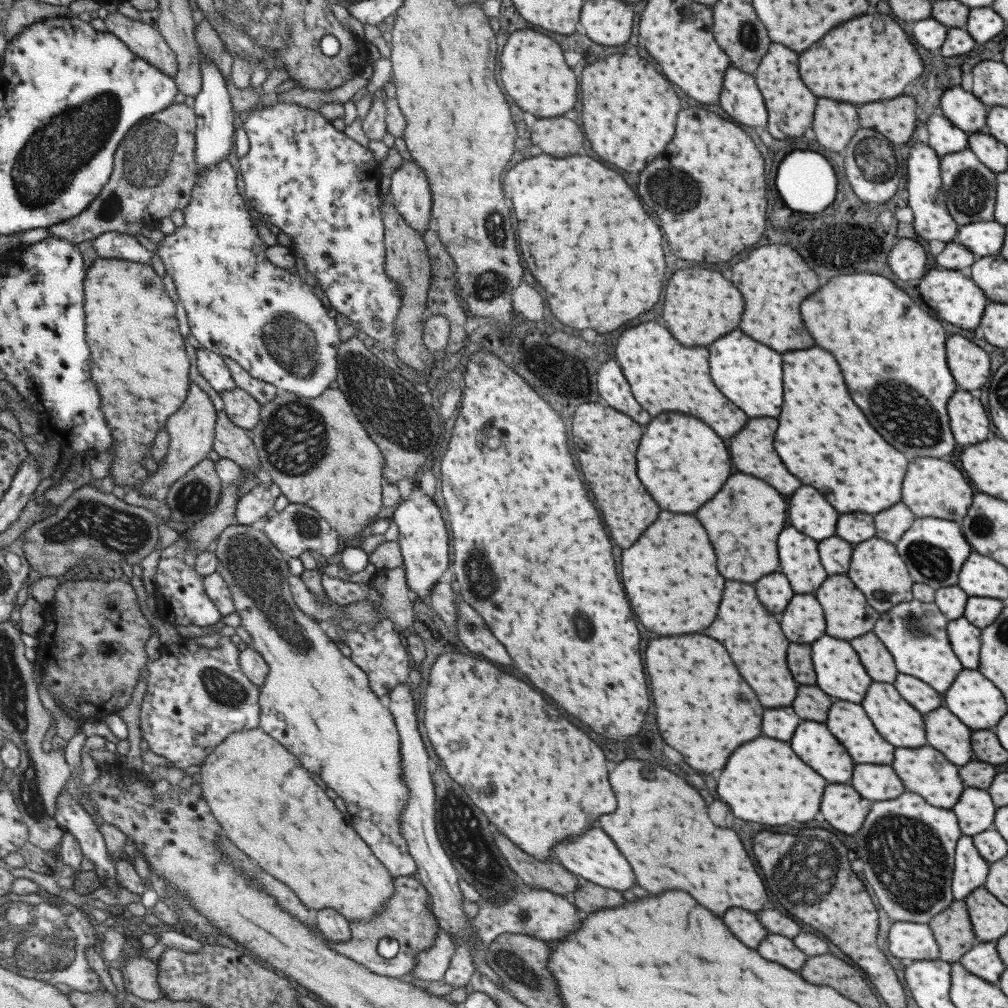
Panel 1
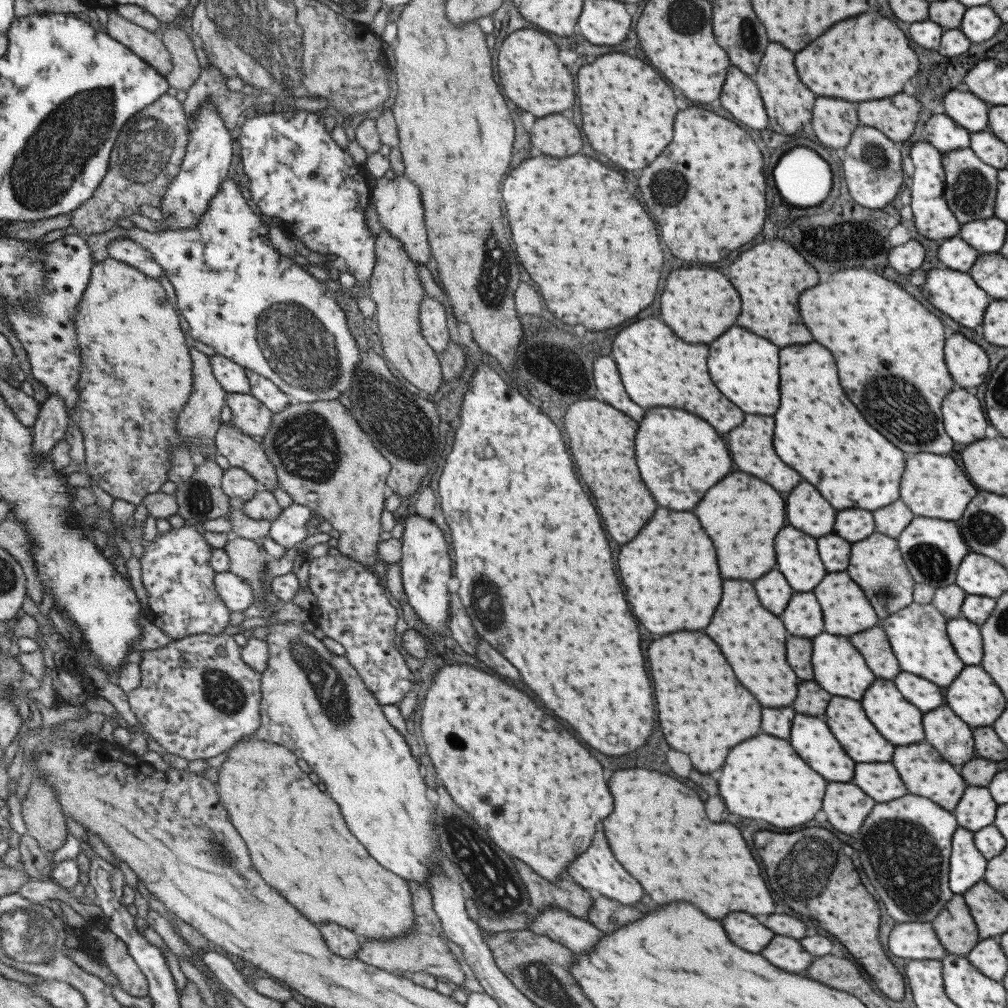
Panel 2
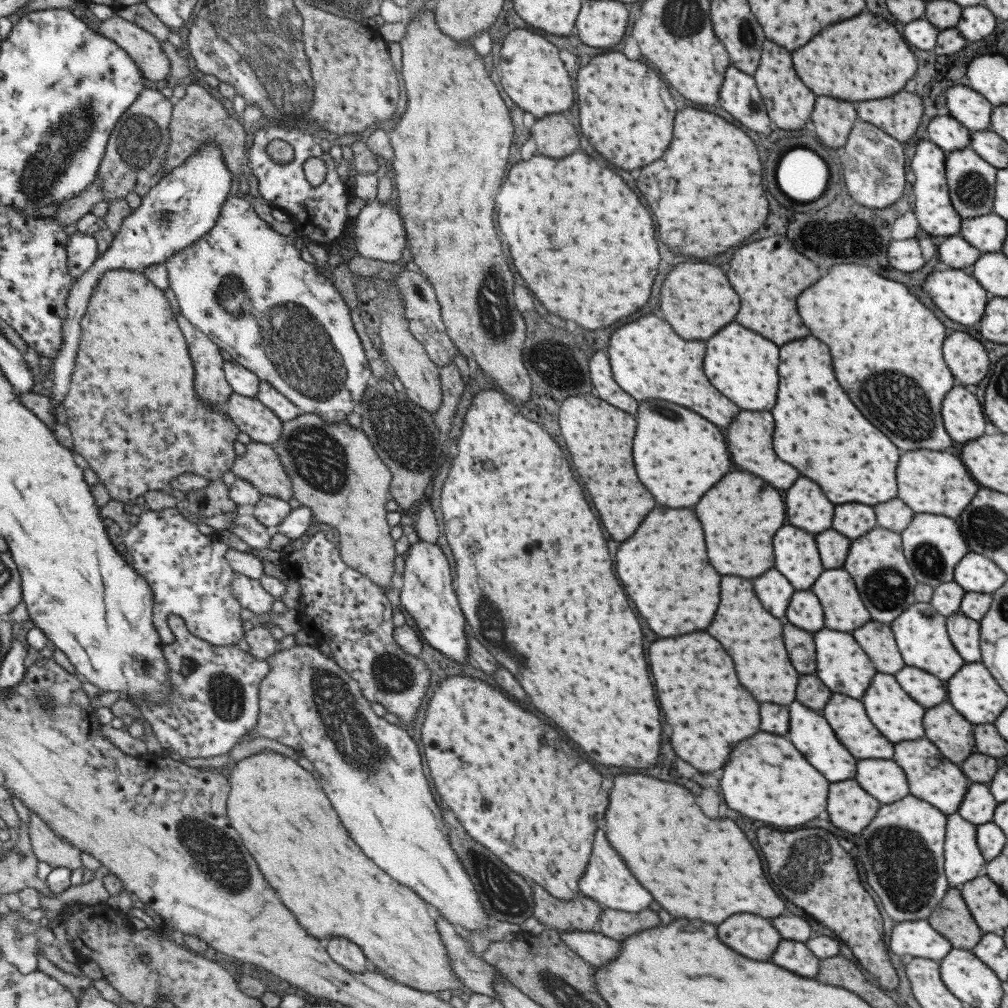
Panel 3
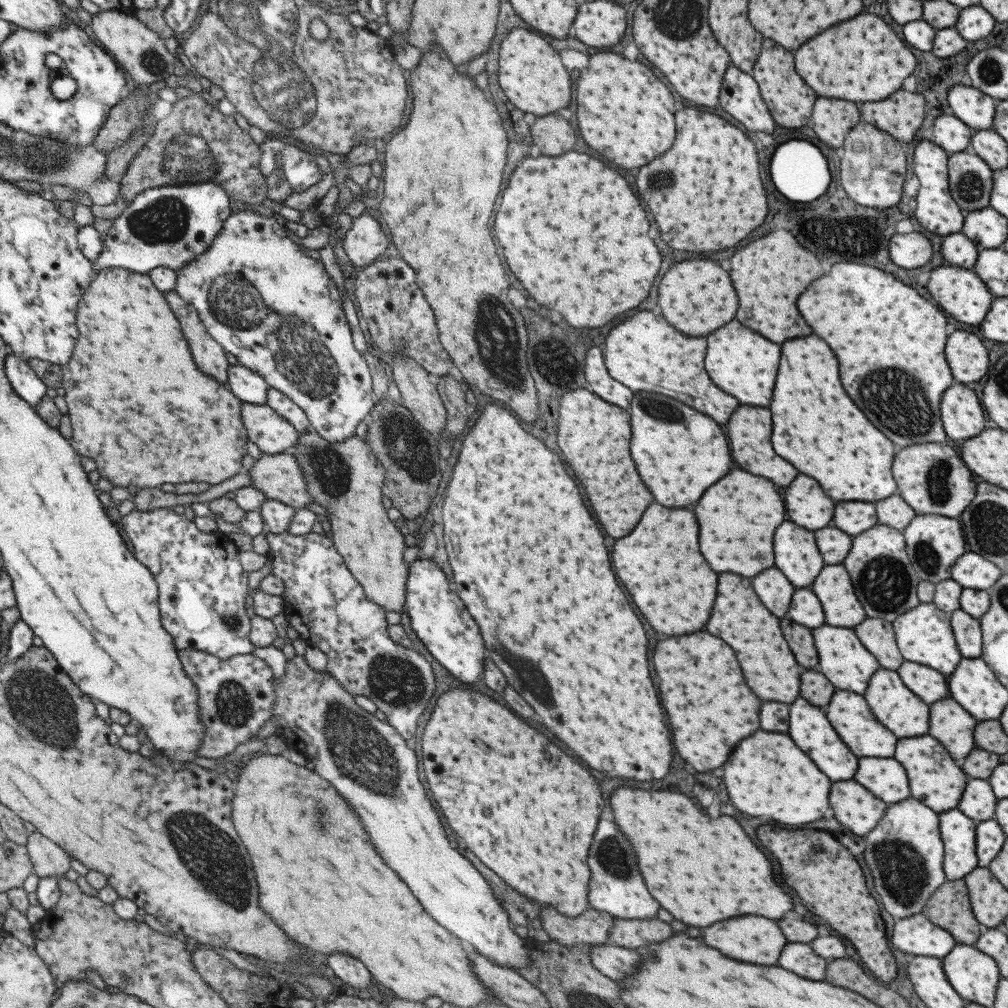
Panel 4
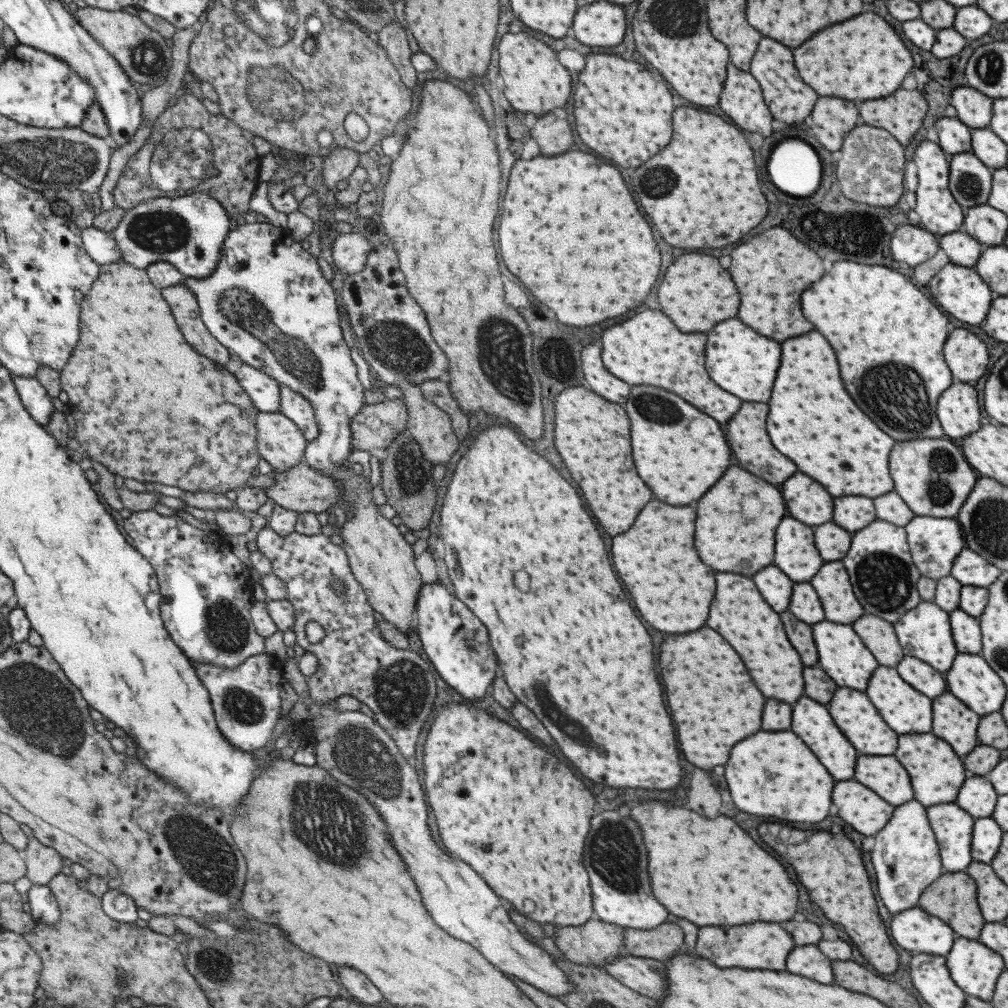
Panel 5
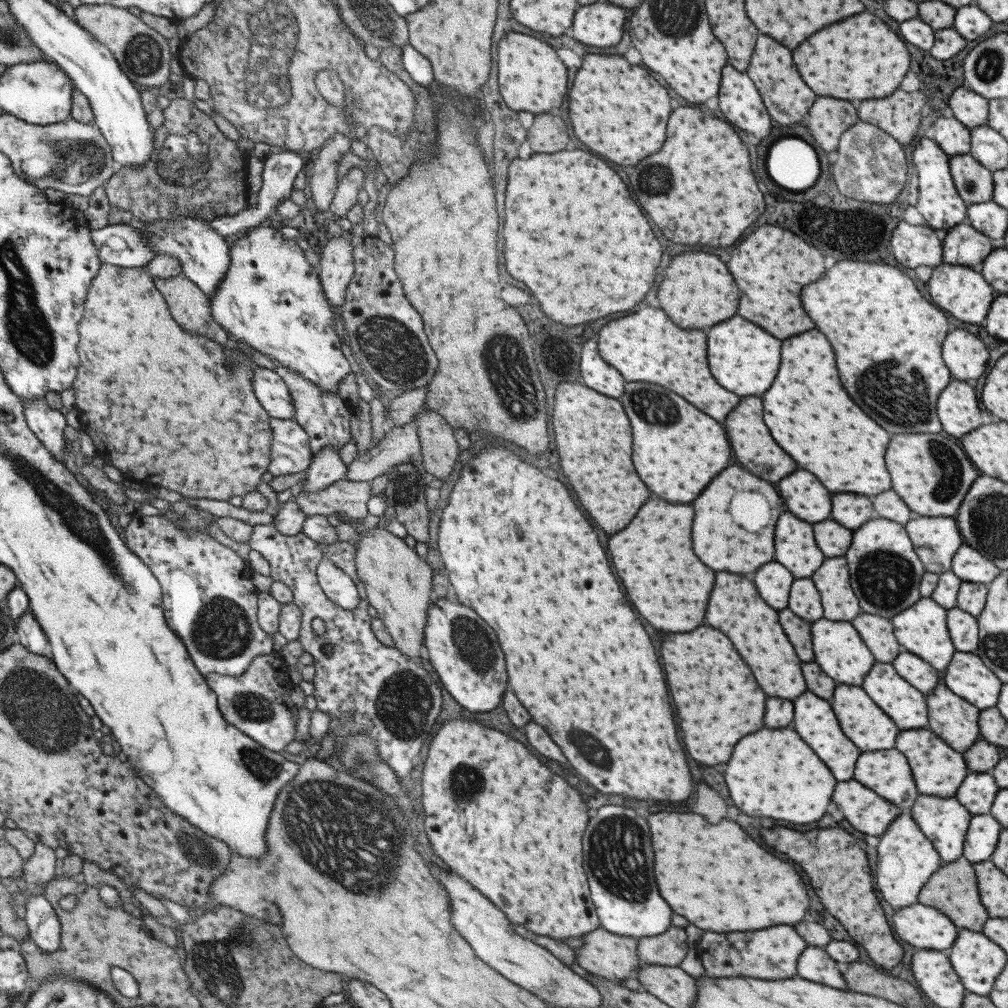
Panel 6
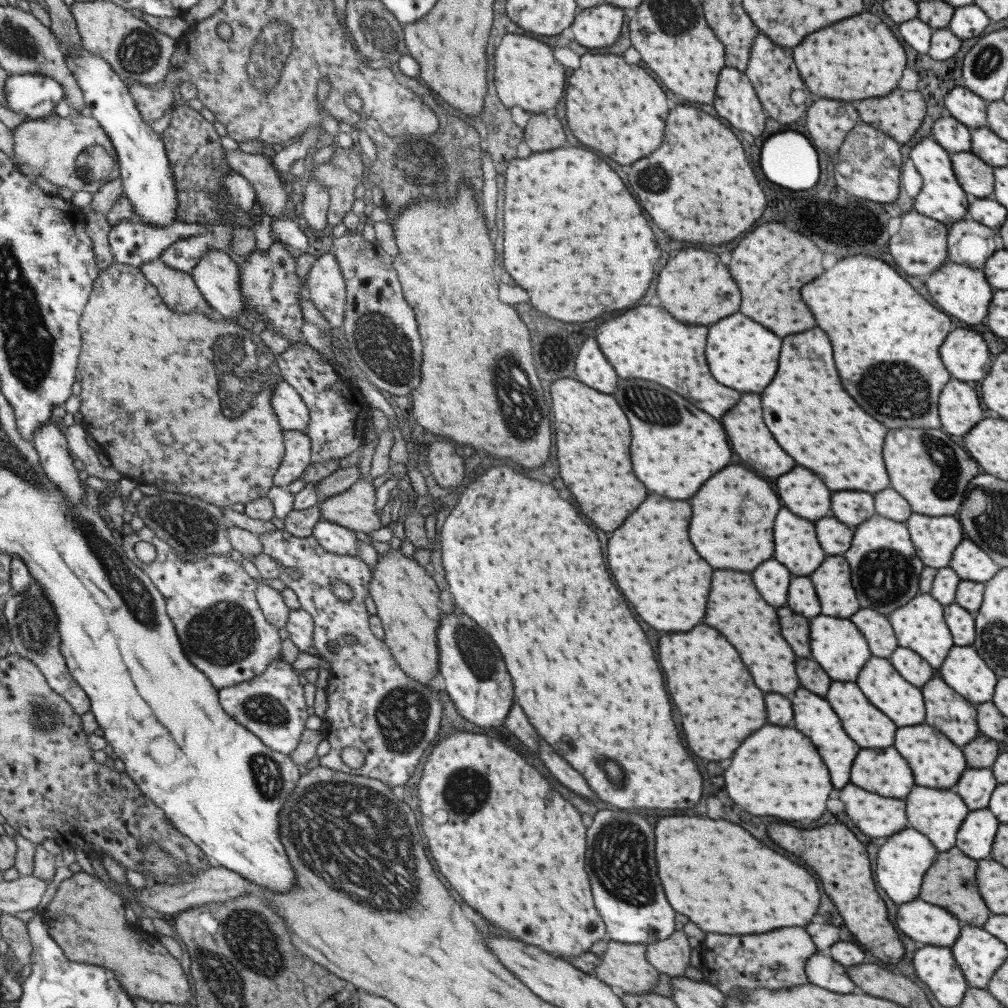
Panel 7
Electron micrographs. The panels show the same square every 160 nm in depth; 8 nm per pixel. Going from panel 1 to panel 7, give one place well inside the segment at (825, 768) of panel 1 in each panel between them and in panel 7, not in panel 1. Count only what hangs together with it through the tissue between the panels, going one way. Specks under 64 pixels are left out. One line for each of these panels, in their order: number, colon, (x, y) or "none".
2: (809, 737)
3: (808, 732)
4: (812, 734)
5: (809, 720)
6: (814, 722)
7: (811, 715)

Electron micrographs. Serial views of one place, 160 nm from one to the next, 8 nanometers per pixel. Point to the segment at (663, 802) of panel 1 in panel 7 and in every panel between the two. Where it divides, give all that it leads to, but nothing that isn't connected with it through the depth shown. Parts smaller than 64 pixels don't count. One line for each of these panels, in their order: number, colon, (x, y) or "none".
2: (658, 831)
3: (694, 867)
4: (721, 875)
5: (709, 872)
6: (714, 875)
7: (712, 871)

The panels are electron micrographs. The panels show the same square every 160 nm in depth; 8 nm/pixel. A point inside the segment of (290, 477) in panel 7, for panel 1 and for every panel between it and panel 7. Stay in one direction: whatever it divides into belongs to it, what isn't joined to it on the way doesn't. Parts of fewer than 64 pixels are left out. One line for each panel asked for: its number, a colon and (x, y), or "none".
1: (242, 407)
2: (249, 413)
3: (262, 424)
4: (272, 433)
5: (281, 442)
6: (292, 453)

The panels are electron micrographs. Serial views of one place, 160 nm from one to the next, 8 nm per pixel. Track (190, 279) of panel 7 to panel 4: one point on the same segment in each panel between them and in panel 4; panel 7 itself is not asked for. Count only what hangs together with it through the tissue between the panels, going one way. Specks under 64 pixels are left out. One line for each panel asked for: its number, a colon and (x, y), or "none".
4: (210, 355)
5: (183, 301)
6: (191, 305)

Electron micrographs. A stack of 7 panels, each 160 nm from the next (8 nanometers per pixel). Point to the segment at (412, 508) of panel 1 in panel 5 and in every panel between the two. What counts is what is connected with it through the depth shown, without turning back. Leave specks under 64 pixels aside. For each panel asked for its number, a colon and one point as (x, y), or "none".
2: (424, 566)
3: (427, 594)
4: (438, 617)
5: (453, 639)

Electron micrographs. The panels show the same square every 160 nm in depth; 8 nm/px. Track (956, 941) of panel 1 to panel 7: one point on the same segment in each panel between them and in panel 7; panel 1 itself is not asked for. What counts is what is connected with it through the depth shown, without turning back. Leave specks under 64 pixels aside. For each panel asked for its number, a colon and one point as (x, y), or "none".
2: (953, 928)
3: (950, 918)
4: (948, 907)
5: (951, 897)
6: (953, 884)
7: (949, 882)

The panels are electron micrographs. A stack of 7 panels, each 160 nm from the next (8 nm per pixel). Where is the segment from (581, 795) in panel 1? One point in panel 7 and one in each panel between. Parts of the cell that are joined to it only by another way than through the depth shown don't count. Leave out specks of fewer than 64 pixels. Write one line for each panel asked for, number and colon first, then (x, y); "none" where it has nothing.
2: (537, 792)
3: (515, 787)
4: (527, 811)
5: (517, 815)
6: (497, 817)
7: (512, 848)

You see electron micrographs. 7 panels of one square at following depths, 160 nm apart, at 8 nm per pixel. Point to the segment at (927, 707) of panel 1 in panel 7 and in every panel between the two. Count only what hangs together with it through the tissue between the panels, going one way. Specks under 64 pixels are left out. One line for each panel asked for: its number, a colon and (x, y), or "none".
2: (922, 694)
3: (921, 686)
4: (923, 681)
5: (915, 672)
6: (922, 676)
7: (913, 669)

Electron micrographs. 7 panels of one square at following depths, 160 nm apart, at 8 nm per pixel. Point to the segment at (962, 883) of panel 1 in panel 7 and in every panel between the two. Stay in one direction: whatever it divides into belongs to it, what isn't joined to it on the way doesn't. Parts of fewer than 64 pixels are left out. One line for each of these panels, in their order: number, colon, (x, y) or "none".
2: (966, 865)
3: (962, 860)
4: (957, 832)
5: (952, 827)
6: (943, 821)
7: (937, 814)

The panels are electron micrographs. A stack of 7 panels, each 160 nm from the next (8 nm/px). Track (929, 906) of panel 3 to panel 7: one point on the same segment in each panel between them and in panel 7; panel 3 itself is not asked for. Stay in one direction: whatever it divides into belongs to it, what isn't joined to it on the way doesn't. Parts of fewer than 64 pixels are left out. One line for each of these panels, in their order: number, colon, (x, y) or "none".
4: (903, 852)
5: (905, 858)
6: (906, 858)
7: (902, 861)

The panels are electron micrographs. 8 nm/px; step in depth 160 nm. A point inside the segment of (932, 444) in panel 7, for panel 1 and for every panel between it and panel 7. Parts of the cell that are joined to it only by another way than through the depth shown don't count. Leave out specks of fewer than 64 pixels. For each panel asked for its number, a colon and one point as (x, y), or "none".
1: (933, 488)
2: (933, 486)
3: (934, 482)
4: (932, 480)
5: (931, 476)
6: (930, 473)

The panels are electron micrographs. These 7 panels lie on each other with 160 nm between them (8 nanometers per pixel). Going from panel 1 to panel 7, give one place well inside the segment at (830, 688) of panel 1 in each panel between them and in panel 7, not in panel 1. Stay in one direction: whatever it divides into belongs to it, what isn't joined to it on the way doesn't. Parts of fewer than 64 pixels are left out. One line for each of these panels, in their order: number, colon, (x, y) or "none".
2: (838, 668)
3: (840, 664)
4: (843, 661)
5: (841, 654)
6: (839, 652)
7: (836, 646)

